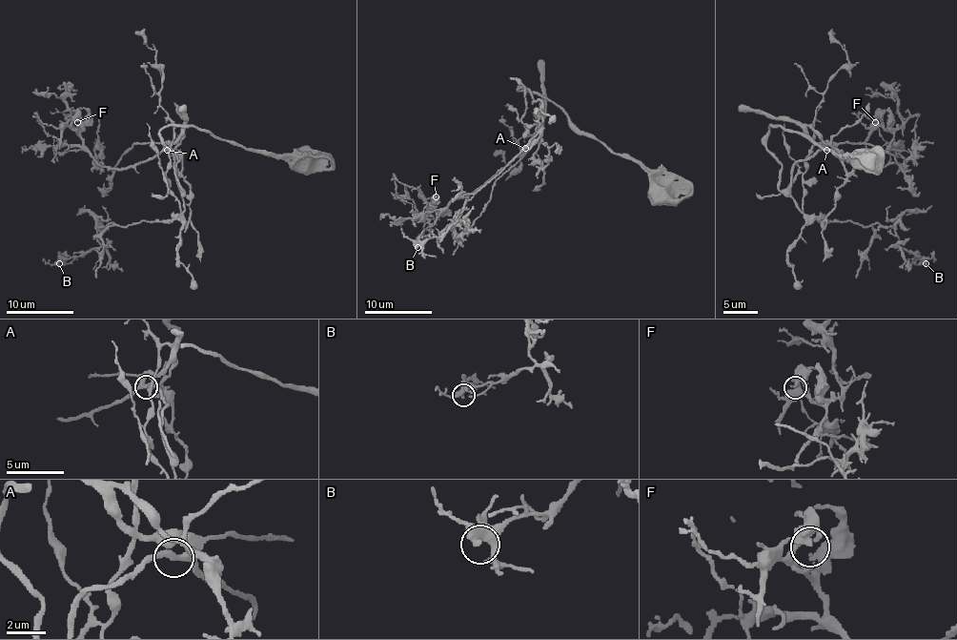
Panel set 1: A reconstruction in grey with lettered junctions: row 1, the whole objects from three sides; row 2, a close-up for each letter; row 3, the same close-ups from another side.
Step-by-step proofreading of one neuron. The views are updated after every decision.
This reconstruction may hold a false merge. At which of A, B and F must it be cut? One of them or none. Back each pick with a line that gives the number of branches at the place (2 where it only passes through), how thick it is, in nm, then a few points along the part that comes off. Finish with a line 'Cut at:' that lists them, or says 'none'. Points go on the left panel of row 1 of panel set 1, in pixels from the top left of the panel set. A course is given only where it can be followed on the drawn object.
Cut at: none

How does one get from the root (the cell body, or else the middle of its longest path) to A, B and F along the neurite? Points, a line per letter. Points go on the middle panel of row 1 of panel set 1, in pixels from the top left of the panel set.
A: (659, 190), (650, 172), (611, 153), (551, 100), (520, 87), (540, 102), (525, 148)
B: (659, 190), (650, 172), (520, 87), (540, 102), (536, 136), (456, 222), (417, 247)
F: (659, 190), (650, 172), (520, 87), (540, 102), (530, 143), (439, 216), (429, 205), (436, 196)

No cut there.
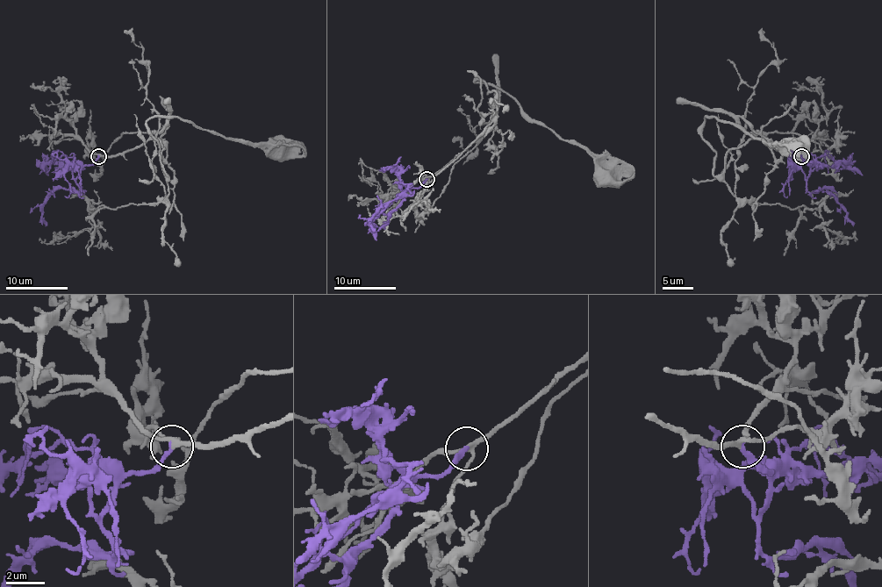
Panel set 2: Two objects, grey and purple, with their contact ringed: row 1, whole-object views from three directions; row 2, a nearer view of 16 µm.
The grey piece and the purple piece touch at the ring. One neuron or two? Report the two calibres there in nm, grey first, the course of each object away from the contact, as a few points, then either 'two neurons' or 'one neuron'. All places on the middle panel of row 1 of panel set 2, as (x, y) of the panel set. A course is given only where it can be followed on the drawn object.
calibres 200 and 260 nm; course grey (427, 178), (469, 147), (491, 116), (495, 93), (476, 79), (507, 93), (562, 139), (584, 146), (603, 173); course purple (427, 179), (421, 185), (408, 187), (404, 184), (407, 184), (404, 191), (376, 211), (370, 224), (375, 230); one neuron

